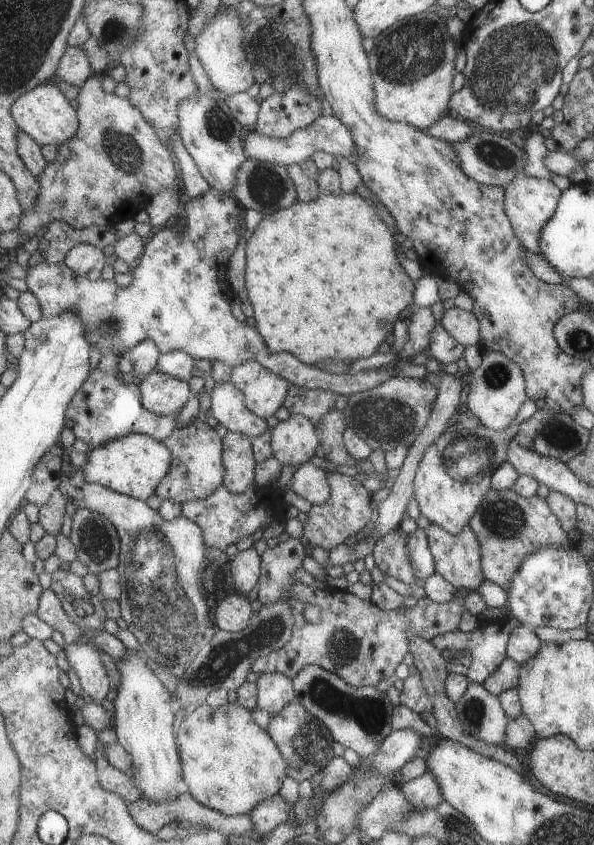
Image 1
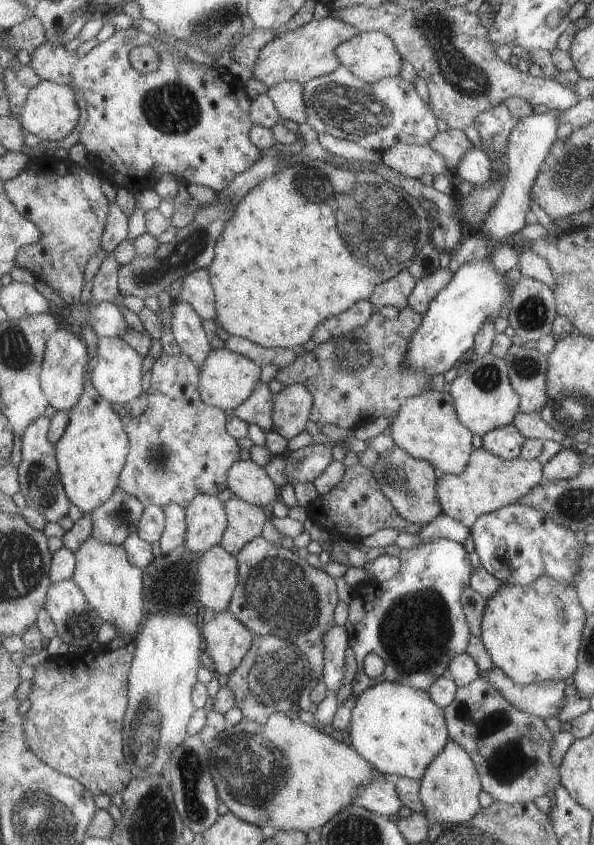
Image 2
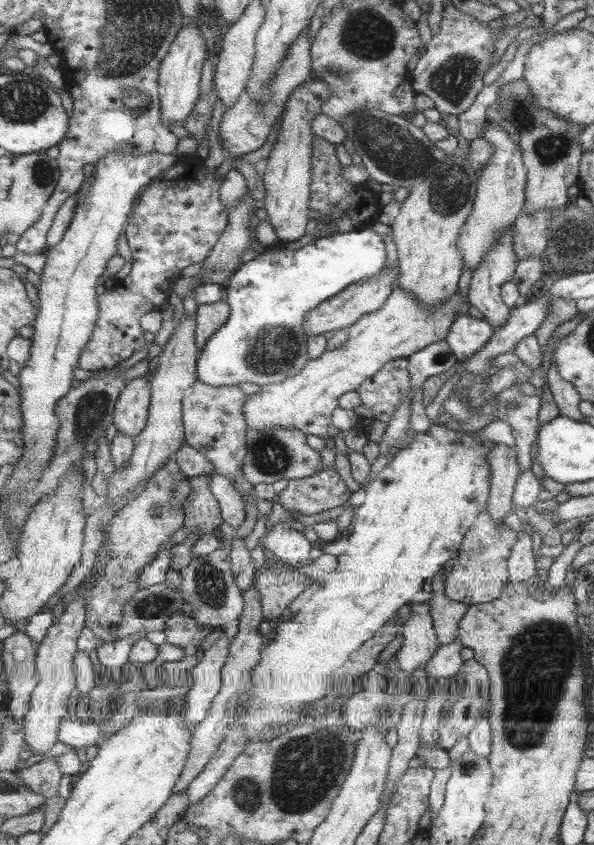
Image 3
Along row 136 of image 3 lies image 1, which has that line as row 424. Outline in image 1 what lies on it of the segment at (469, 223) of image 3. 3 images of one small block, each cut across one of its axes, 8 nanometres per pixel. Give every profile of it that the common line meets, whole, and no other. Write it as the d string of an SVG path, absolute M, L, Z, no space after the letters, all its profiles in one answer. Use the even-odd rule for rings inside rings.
M482 351L481 364L470 370L468 376L469 390L465 398L465 408L480 423L482 427L492 430L502 430L514 420L519 407L528 398L527 382L520 366L508 360L499 352Z

